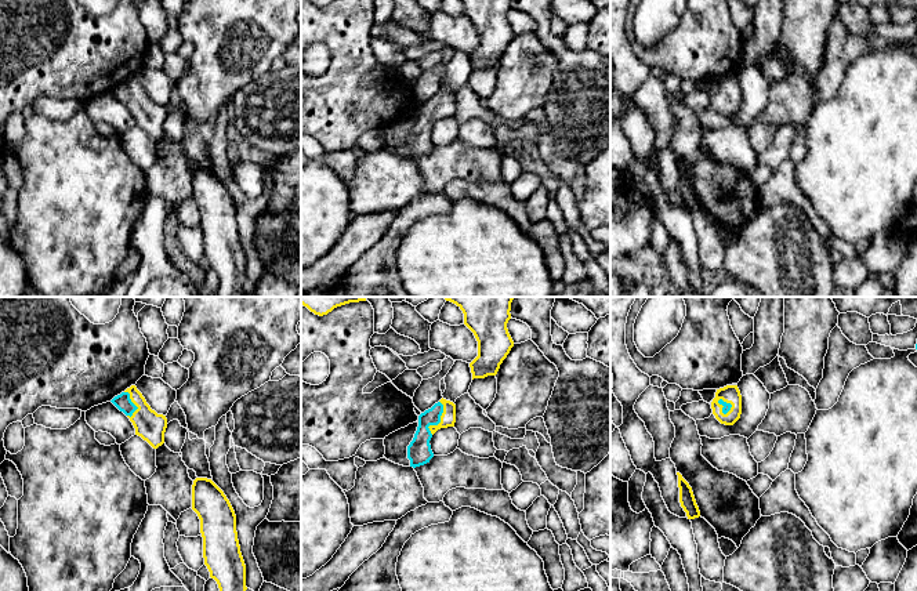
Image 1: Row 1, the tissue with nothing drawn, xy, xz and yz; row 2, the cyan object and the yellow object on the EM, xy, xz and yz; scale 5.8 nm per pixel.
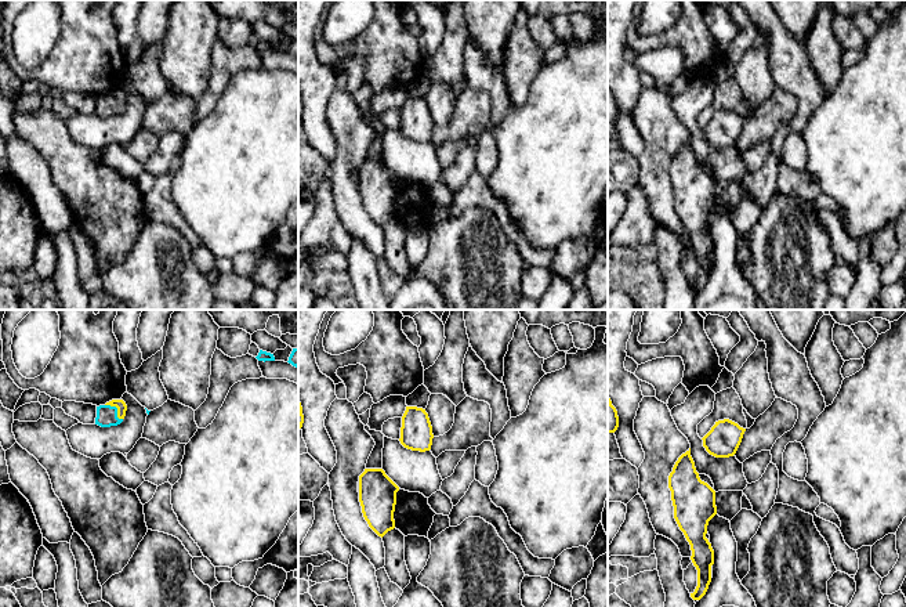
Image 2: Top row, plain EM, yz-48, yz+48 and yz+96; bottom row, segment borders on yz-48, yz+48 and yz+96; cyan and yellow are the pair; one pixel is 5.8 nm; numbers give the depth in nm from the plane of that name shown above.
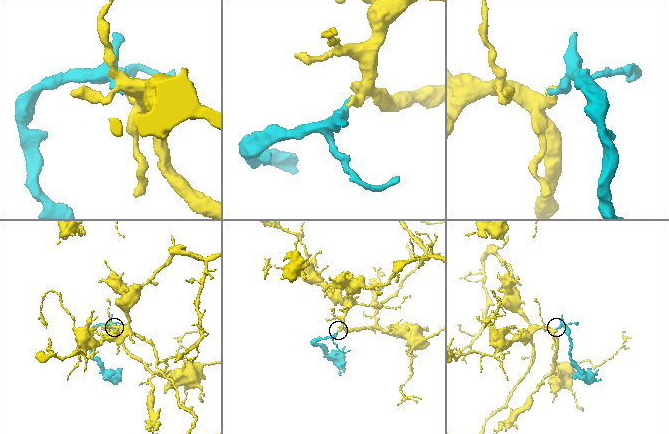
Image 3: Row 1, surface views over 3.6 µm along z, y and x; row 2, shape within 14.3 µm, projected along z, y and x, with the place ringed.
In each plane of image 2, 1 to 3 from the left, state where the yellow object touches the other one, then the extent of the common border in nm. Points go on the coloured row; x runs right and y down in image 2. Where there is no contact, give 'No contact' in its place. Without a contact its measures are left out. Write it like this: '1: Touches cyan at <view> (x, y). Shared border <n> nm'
1: Touches cyan at yz-48 (116, 409). Shared border 140 nm
2: No contact
3: No contact

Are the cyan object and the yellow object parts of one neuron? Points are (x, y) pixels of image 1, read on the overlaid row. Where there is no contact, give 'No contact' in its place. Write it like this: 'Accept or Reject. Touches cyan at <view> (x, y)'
Accept. Touches cyan at xz (439, 420)

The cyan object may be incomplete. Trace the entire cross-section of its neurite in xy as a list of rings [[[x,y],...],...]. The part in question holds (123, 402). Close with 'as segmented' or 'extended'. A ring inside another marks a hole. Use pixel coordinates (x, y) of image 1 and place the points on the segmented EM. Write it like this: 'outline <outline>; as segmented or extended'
outline [[[131,385],[110,402],[130,418],[135,435],[146,440],[153,449],[164,443],[167,418],[151,409],[135,385]]]; extended

